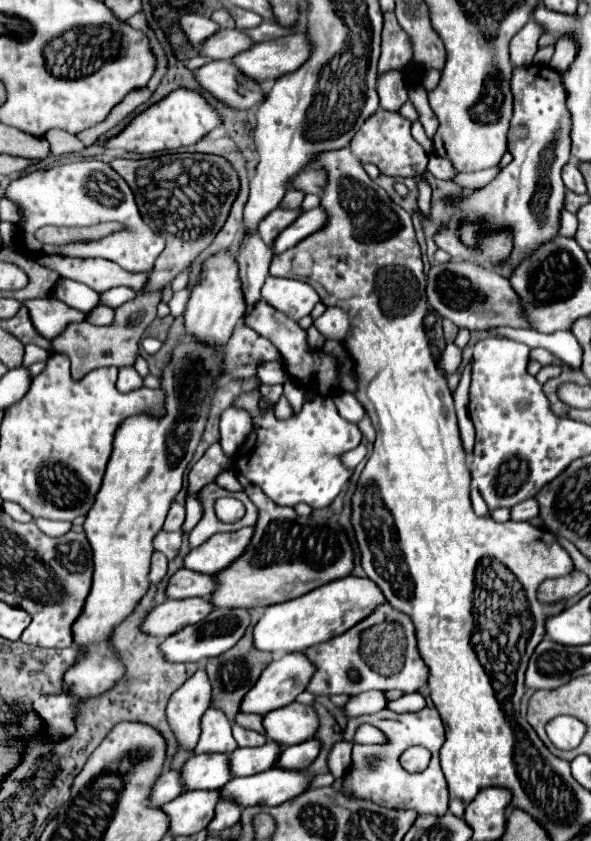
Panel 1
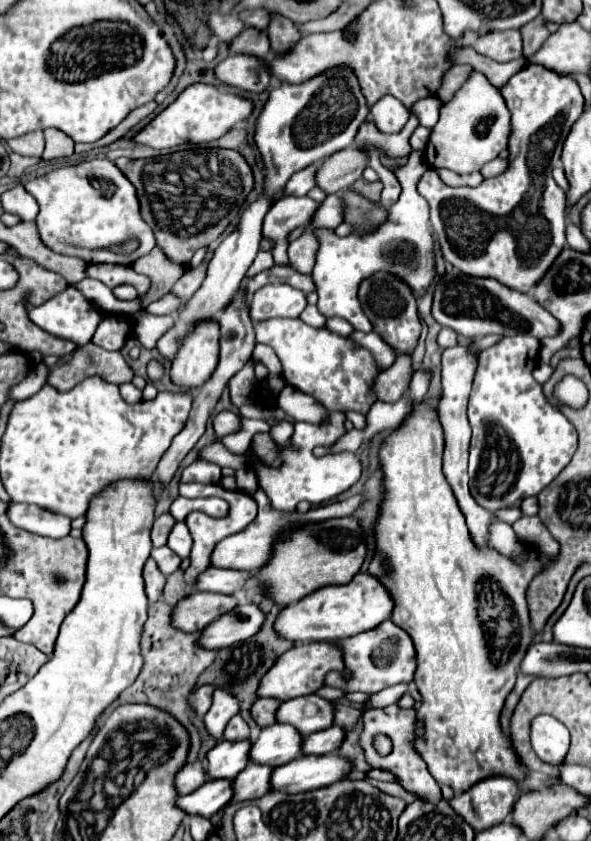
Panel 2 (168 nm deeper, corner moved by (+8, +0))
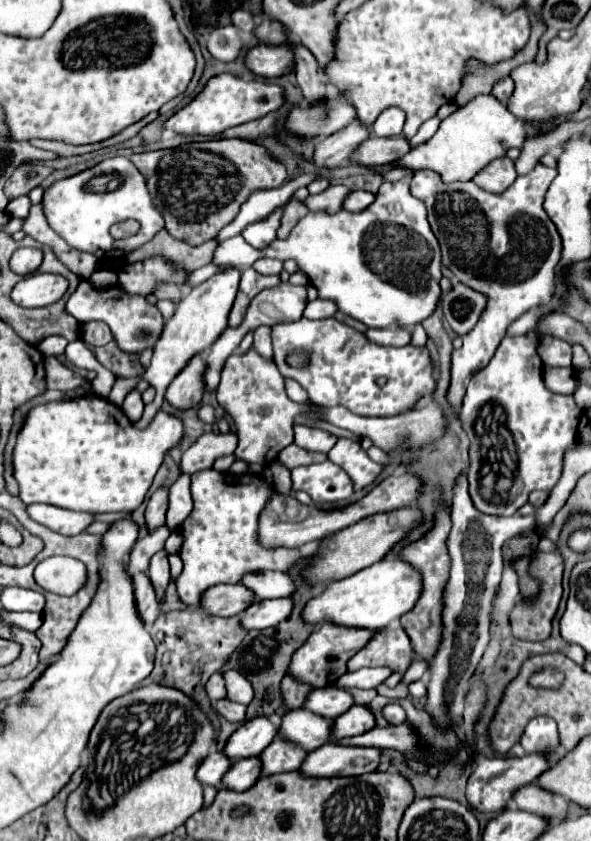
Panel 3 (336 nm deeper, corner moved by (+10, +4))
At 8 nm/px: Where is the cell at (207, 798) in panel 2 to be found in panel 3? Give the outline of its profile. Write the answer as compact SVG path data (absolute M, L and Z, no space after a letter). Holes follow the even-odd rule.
M242 758L232 764L232 768L222 778L222 788L234 788L238 792L250 788L260 778L260 758Z

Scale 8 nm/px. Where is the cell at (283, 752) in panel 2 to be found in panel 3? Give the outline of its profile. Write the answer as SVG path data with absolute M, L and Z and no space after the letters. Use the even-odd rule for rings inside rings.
M308 708L290 710L284 718L280 718L278 726L282 738L300 744L308 752L324 746L332 738L332 722L308 712Z

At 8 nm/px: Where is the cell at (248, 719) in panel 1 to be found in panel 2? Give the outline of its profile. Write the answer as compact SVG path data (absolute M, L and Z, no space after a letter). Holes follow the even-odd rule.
M270 698L256 700L256 702L252 704L252 718L254 718L254 722L256 722L260 728L264 728L264 726L268 726L268 724L274 724L274 722L276 722L276 720L274 720L274 712L276 712L278 706L280 706L280 700L270 700Z

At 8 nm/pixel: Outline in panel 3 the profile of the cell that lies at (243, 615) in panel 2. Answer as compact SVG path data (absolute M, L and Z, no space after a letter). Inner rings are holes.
M276 598L276 600L256 600L250 608L246 608L240 614L240 620L244 624L244 628L252 630L264 630L264 628L272 628L278 622L286 620L292 612L294 604L290 598Z

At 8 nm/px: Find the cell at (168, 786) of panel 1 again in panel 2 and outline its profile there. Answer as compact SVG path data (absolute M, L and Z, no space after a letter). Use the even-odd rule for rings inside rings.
M198 760L198 762L192 762L192 764L184 764L176 776L174 776L174 788L176 792L182 796L182 794L190 794L194 792L200 784L206 782L206 776L204 776L204 764Z

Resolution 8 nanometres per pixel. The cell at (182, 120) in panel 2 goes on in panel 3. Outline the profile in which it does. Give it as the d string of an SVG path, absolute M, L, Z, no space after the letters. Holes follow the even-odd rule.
M218 74L208 80L206 88L182 110L178 110L168 122L164 122L164 128L170 128L180 134L204 134L204 136L216 136L226 128L258 120L266 116L268 112L274 112L282 108L284 104L284 88L272 82L244 82L234 74Z

